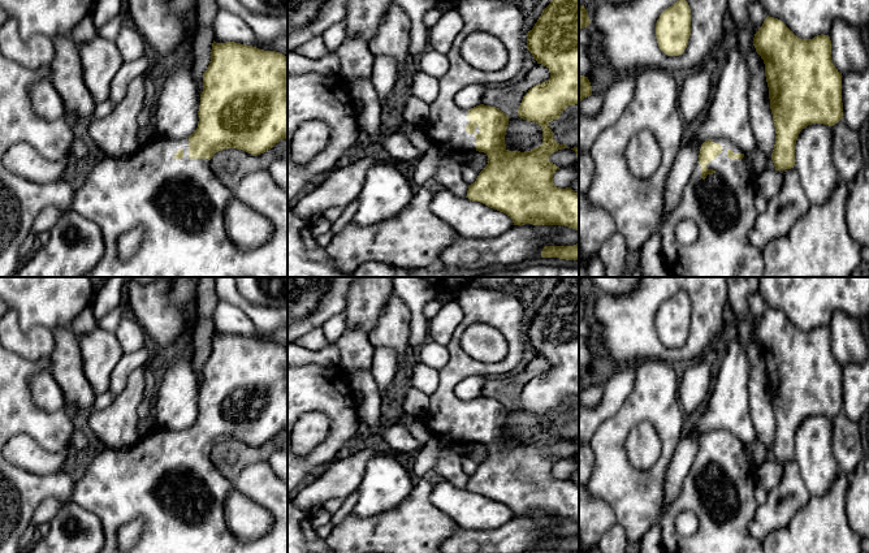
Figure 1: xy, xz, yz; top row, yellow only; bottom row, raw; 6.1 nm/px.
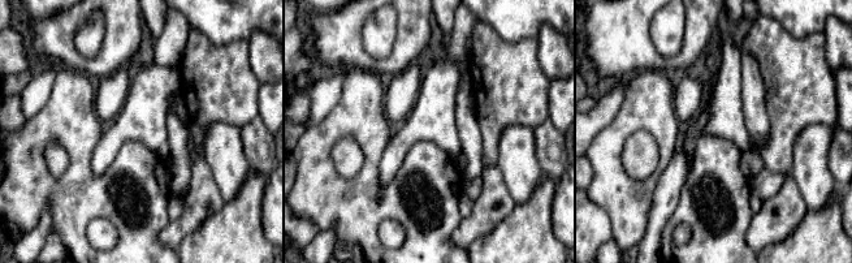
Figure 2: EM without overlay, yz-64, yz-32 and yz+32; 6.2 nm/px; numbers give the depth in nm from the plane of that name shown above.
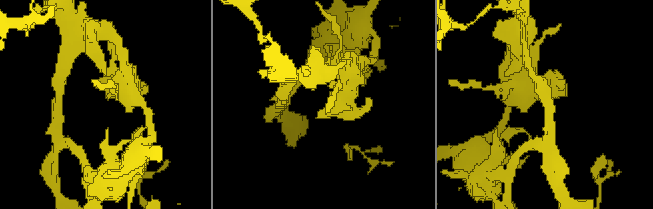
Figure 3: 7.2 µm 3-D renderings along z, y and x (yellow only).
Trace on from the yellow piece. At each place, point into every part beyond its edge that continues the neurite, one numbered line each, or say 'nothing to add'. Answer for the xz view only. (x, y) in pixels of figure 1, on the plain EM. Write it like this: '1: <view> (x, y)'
1: xz (445, 415)

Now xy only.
1: xy (178, 495)

